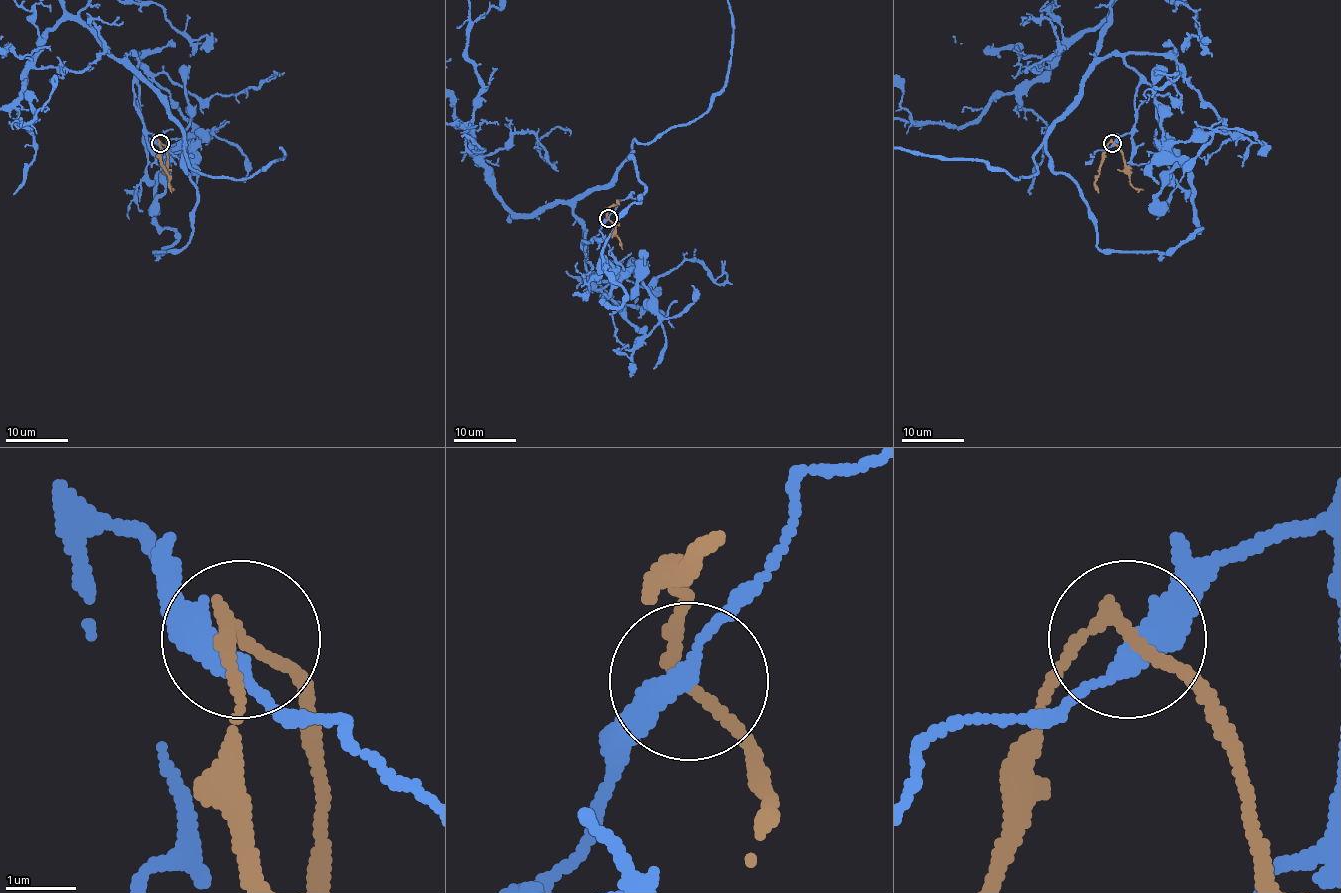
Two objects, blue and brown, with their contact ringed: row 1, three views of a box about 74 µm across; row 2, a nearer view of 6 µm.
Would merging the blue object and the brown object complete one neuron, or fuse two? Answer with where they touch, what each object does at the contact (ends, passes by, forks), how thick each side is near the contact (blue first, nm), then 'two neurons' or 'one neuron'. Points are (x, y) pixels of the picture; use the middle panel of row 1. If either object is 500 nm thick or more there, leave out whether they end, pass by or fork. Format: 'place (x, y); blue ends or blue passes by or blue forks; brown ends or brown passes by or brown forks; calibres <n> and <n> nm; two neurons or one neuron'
place (608, 218); blue passes by; brown passes by; calibres 340 and 150 nm; two neurons

